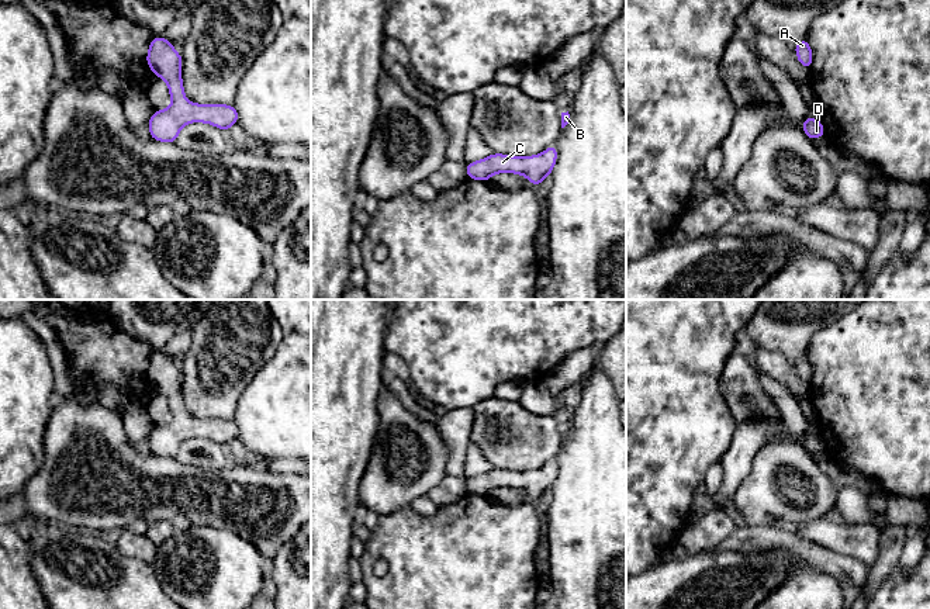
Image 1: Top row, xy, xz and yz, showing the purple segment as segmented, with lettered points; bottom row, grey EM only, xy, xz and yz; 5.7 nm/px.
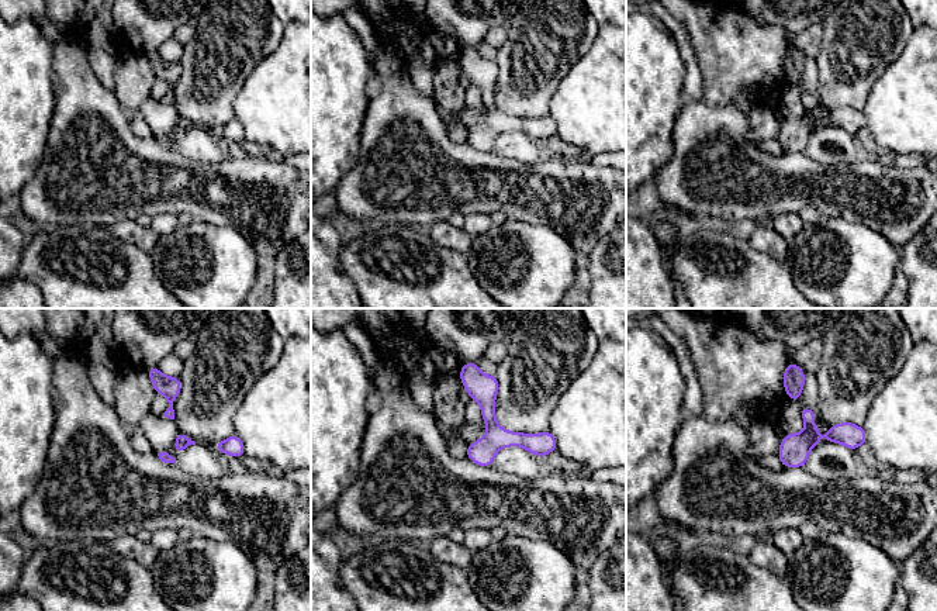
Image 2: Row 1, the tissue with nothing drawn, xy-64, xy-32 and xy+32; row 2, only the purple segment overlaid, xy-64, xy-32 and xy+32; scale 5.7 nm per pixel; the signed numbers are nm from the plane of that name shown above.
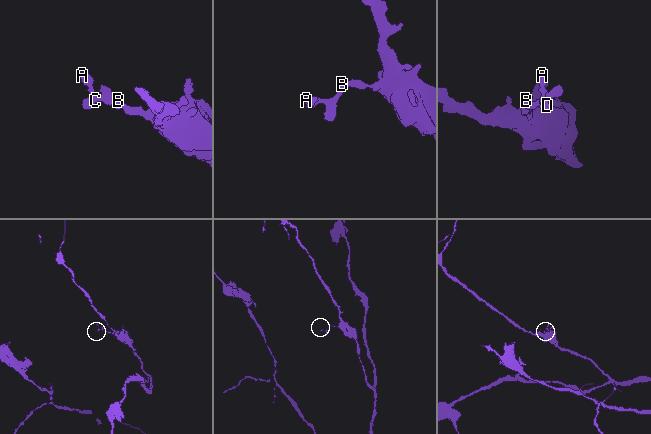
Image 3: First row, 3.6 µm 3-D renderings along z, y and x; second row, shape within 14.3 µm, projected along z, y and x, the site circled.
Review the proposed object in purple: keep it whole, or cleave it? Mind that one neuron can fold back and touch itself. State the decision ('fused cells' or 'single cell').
single cell

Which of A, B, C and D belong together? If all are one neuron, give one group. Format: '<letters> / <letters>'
A B C D

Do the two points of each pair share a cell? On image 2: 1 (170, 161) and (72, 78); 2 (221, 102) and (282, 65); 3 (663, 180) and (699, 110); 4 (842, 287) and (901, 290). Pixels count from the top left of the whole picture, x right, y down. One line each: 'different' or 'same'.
1: same
2: different
3: same
4: different

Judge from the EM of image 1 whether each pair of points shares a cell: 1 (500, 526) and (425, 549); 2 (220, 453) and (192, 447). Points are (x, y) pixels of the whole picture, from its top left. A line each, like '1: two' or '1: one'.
1: one
2: one

